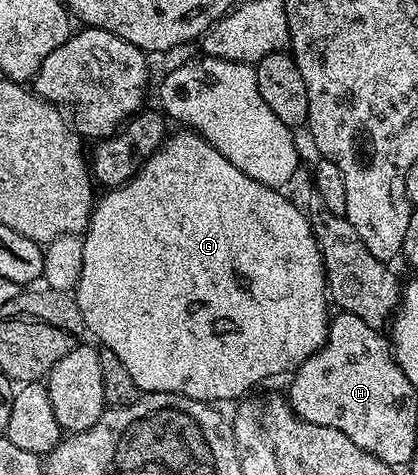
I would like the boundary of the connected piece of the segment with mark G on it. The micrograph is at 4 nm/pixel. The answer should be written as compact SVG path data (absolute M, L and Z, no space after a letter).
M177 129L177 132L170 134L162 143L161 148L154 153L150 159L146 159L142 163L137 172L129 179L128 183L122 187L115 187L104 192L105 196L98 198L93 205L93 215L89 218L89 225L83 232L81 244L83 245L83 269L79 269L79 281L75 288L75 298L77 300L77 308L85 322L85 330L91 336L101 339L100 346L106 351L115 353L115 357L119 357L119 361L123 361L123 366L127 368L127 373L131 373L131 378L135 380L135 385L145 393L151 391L162 391L163 393L175 393L183 397L191 397L198 399L201 403L216 404L217 399L233 399L237 401L242 398L252 387L260 385L264 379L269 379L272 375L281 375L284 371L292 372L307 361L307 357L311 357L320 347L325 344L325 338L329 332L329 320L331 318L331 300L325 282L325 262L321 256L319 245L313 236L313 230L309 224L309 216L304 210L301 211L289 199L281 196L280 190L263 185L259 181L255 181L251 177L247 177L247 173L243 173L239 169L235 169L235 165L231 165L231 161L227 161L227 157L223 157L223 153L219 153L219 149L215 149L209 144L200 133L188 129Z

